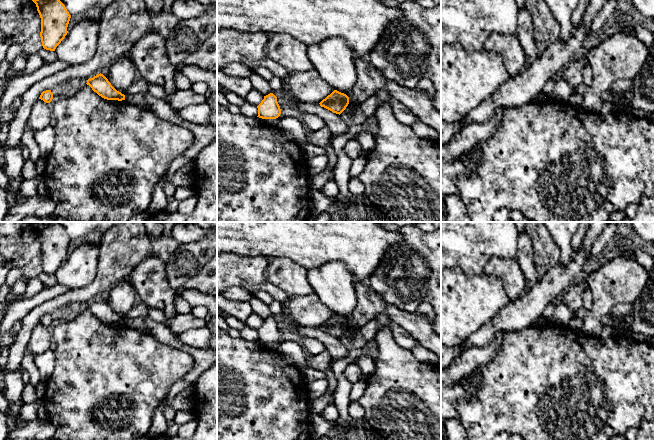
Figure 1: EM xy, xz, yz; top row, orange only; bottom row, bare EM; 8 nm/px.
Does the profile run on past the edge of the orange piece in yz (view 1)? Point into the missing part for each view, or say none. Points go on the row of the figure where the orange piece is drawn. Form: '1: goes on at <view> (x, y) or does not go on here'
1: does not go on here

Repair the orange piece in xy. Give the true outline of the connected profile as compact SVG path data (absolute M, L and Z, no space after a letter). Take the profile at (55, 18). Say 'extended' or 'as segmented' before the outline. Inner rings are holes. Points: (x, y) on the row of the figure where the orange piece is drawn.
as segmented; M32 0L41 18L41 42L46 50L55 51L67 35L71 15L60 0Z

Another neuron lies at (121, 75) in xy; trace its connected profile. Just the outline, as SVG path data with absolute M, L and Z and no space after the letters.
M128 52L124 53L117 63L108 66L103 71L103 75L117 91L124 95L126 95L126 90L138 76Z

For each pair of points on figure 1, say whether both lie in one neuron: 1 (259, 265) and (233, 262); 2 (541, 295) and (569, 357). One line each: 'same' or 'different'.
1: same
2: different

